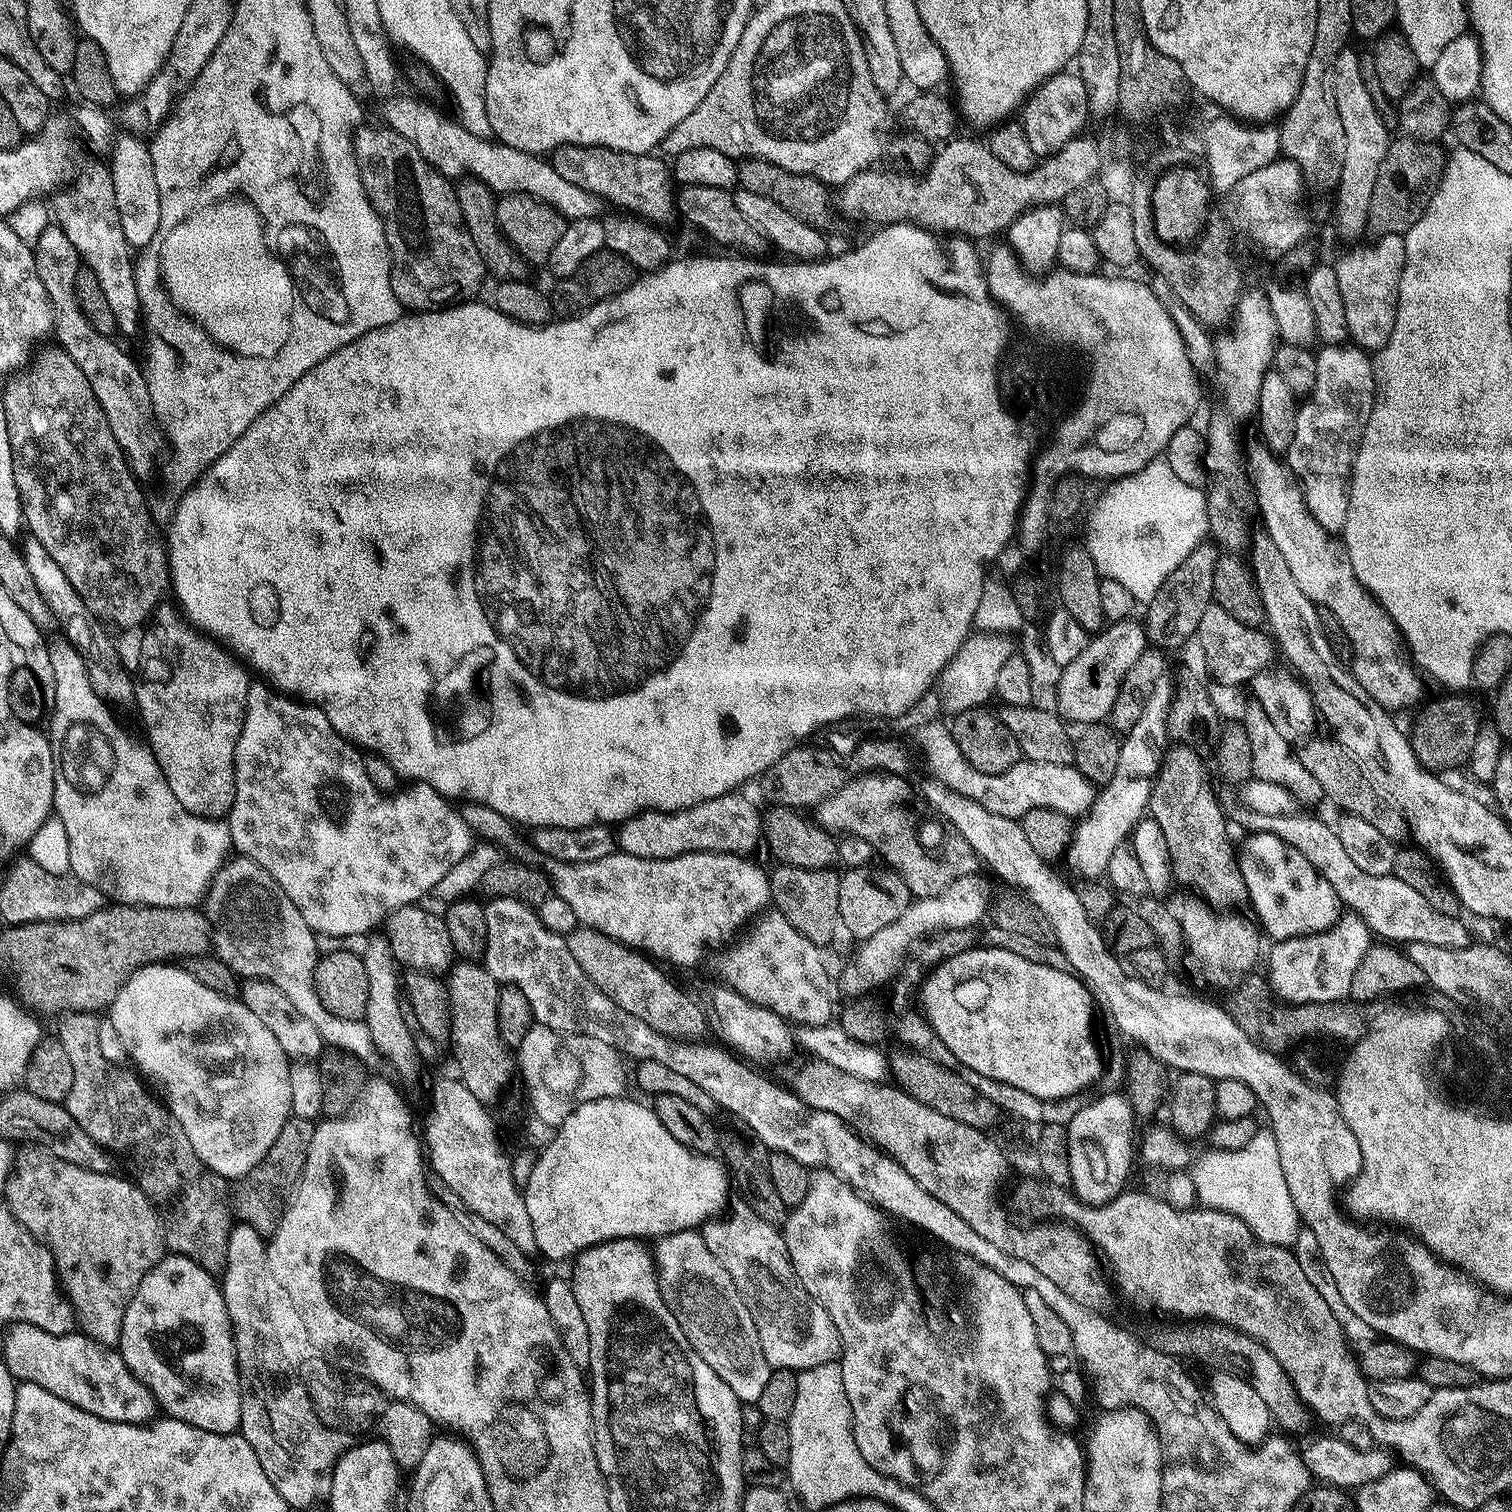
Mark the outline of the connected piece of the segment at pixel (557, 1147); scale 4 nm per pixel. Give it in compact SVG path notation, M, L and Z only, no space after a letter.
M624 1096L614 1098L602 1098L594 1102L588 1102L575 1108L555 1129L556 1137L549 1142L536 1157L536 1165L533 1173L530 1174L528 1184L523 1185L524 1201L526 1210L530 1210L530 1222L534 1222L534 1236L536 1238L537 1251L539 1255L544 1255L548 1260L568 1260L584 1251L592 1248L595 1244L602 1243L603 1240L622 1240L625 1238L659 1238L669 1236L675 1232L686 1232L699 1229L708 1223L709 1220L719 1217L724 1208L724 1203L728 1200L728 1184L730 1186L730 1173L727 1167L715 1155L703 1152L693 1152L691 1148L682 1146L678 1138L673 1138L670 1130L658 1122L655 1112L647 1103L639 1104L636 1100L628 1100Z

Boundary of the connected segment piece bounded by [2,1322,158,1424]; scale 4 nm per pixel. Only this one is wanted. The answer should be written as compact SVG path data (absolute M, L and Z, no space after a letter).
M13 1322L7 1325L5 1332L8 1333L4 1336L2 1363L10 1370L13 1380L42 1386L42 1390L50 1390L50 1394L58 1394L58 1398L78 1406L78 1410L86 1410L103 1420L144 1424L157 1415L158 1405L152 1397L152 1391L128 1369L116 1348L108 1348L105 1344L94 1342L79 1330L66 1334L46 1334L46 1330L33 1324Z

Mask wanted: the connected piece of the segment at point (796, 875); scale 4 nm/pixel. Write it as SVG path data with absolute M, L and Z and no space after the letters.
M777 863L776 869L771 869L768 878L768 895L775 911L780 912L802 934L802 938L810 938L818 946L825 946L836 936L836 931L841 931L840 911L838 910L838 886L840 885L841 873L832 868L823 868L822 870L802 870L798 866Z

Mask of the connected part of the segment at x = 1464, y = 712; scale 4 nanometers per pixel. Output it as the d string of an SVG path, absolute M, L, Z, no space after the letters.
M1446 694L1441 700L1432 700L1419 709L1416 721L1410 728L1412 749L1418 762L1429 772L1439 774L1447 768L1459 768L1467 765L1472 757L1474 742L1480 733L1482 717L1472 700L1467 700L1464 694Z

